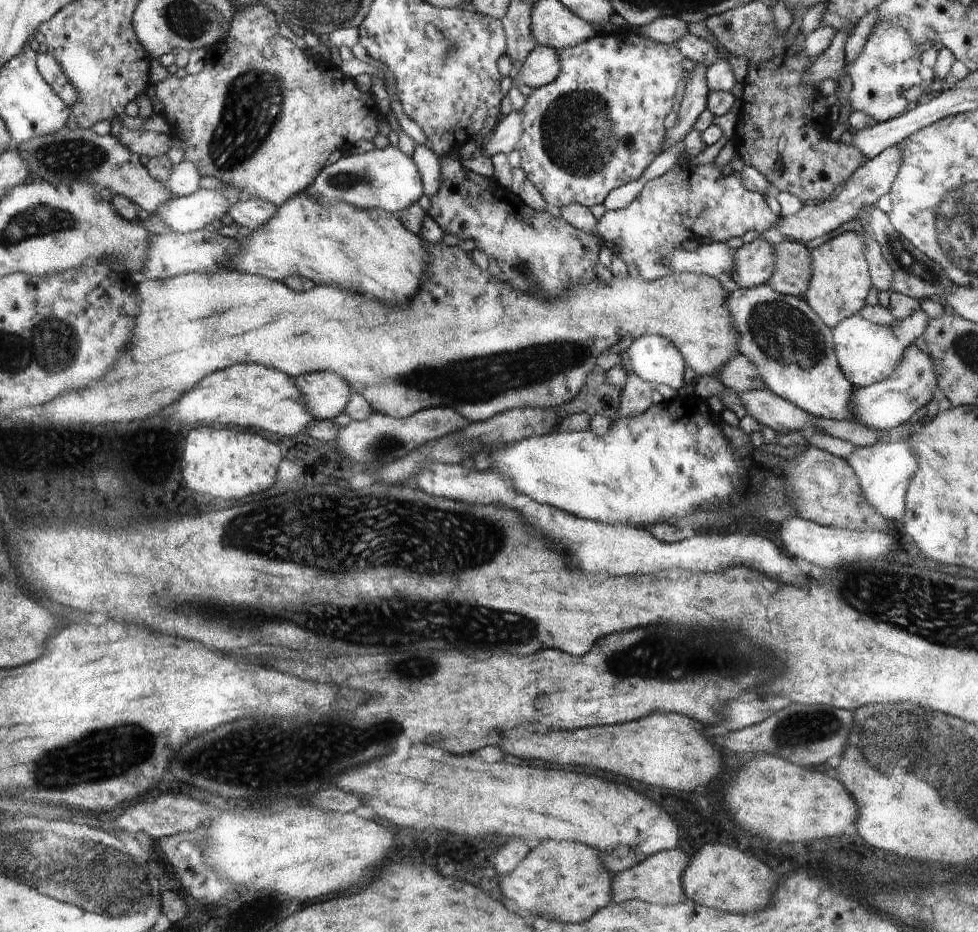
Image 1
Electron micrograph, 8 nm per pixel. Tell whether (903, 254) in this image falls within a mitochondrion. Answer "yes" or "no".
yes

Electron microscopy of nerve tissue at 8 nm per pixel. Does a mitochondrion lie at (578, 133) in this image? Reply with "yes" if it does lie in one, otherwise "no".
yes

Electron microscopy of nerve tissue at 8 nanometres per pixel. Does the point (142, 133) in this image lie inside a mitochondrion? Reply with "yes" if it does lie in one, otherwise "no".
no

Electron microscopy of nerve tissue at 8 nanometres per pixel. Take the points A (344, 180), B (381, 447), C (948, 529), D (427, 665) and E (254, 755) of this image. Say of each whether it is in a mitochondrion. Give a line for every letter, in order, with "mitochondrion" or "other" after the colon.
A: mitochondrion
B: mitochondrion
C: other
D: mitochondrion
E: mitochondrion

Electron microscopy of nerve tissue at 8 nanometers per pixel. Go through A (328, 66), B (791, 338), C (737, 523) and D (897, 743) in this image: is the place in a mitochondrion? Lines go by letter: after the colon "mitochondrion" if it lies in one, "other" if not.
A: other
B: mitochondrion
C: other
D: mitochondrion

